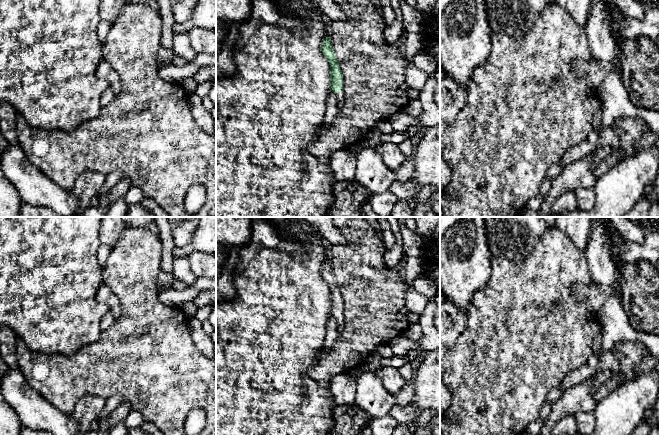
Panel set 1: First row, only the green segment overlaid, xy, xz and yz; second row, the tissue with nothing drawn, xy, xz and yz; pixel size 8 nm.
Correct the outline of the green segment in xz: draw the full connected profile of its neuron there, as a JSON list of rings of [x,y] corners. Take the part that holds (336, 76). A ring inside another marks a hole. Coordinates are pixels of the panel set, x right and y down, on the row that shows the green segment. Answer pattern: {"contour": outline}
{"contour": [[[330,37],[323,39],[322,53],[330,65],[330,81],[331,91],[335,93],[338,100],[338,109],[342,108],[344,93],[343,93],[343,73],[339,67]]]}

